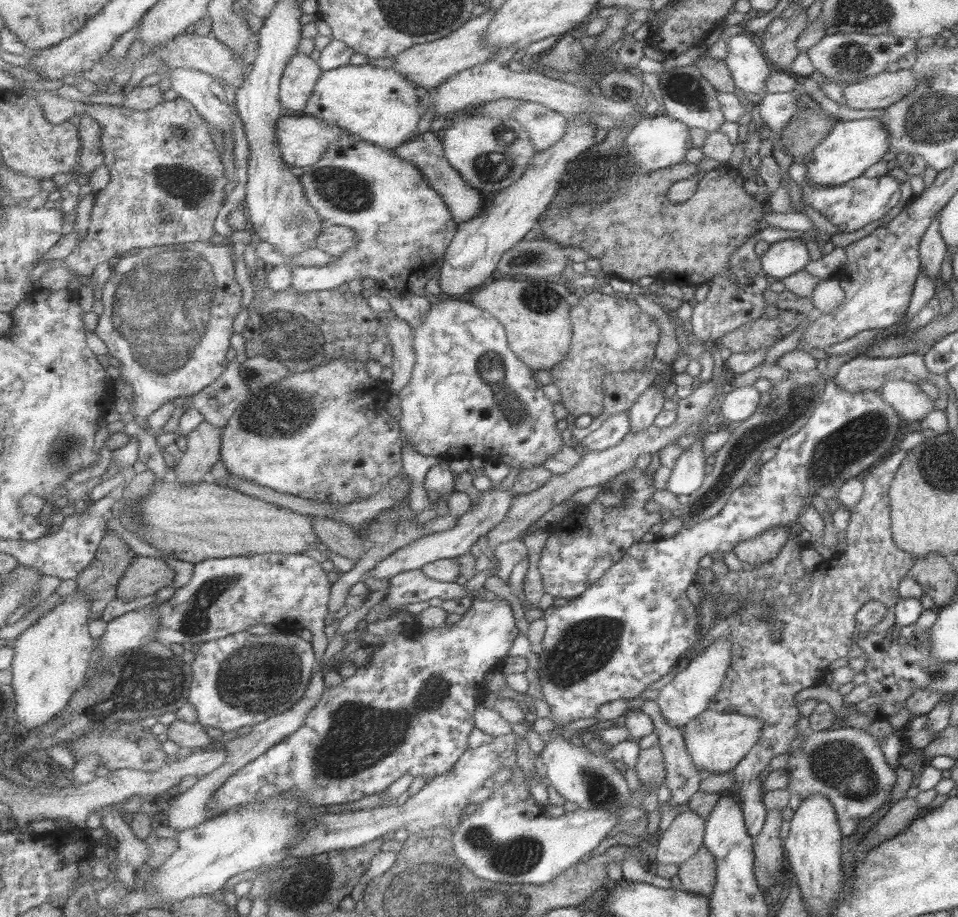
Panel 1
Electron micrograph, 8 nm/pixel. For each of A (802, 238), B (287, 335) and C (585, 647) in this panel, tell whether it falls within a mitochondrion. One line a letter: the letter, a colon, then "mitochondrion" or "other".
A: other
B: mitochondrion
C: mitochondrion

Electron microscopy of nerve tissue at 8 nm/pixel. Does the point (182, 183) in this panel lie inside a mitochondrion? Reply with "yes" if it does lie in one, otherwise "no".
yes

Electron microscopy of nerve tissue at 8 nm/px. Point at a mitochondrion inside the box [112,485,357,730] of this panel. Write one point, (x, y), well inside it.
(254, 678)

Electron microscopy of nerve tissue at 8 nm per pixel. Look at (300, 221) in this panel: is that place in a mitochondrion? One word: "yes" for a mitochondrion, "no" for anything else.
yes

